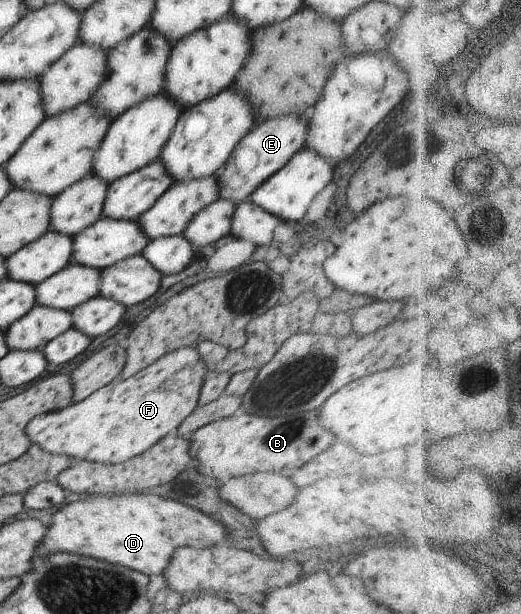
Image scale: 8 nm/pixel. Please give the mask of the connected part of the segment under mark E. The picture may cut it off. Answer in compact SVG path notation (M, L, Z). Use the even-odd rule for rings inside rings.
M296 114L280 116L266 120L254 128L236 147L227 163L216 174L221 188L221 198L236 201L240 204L248 200L253 190L268 180L277 170L301 149L305 148L308 139L309 120Z

